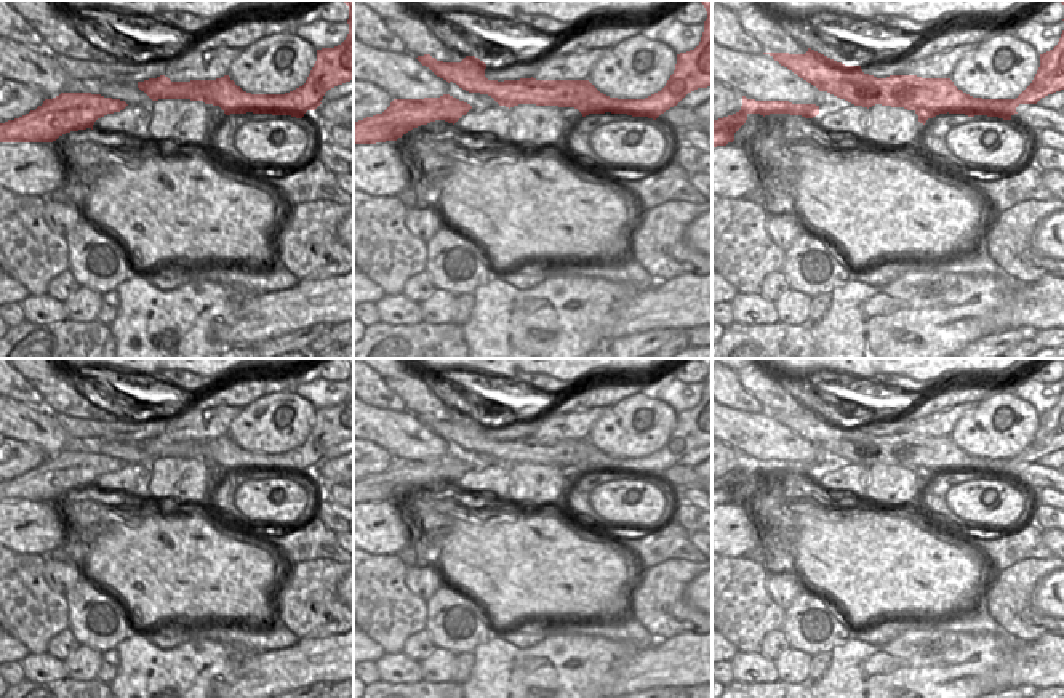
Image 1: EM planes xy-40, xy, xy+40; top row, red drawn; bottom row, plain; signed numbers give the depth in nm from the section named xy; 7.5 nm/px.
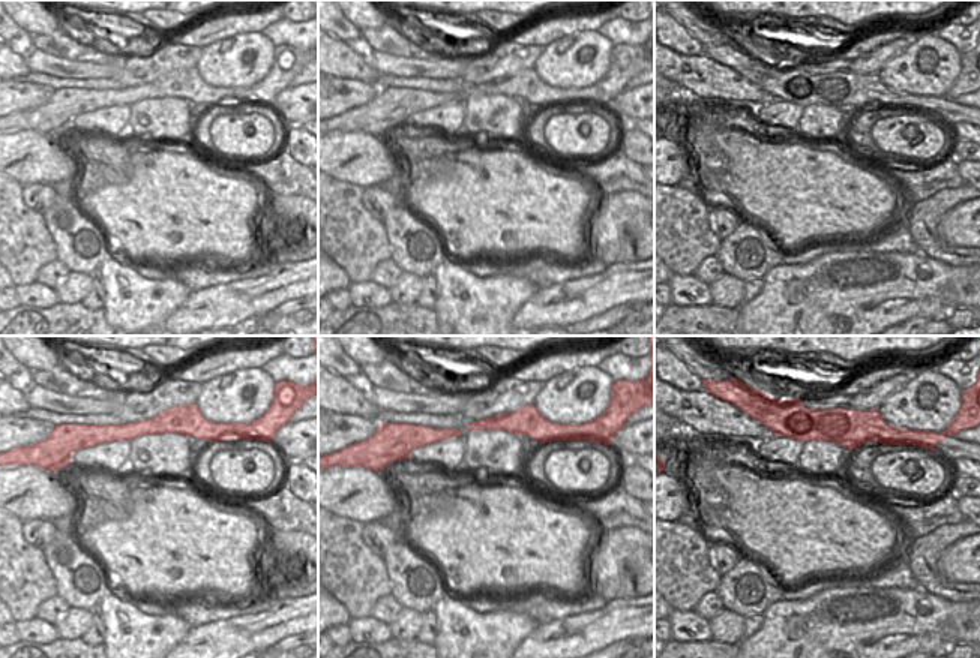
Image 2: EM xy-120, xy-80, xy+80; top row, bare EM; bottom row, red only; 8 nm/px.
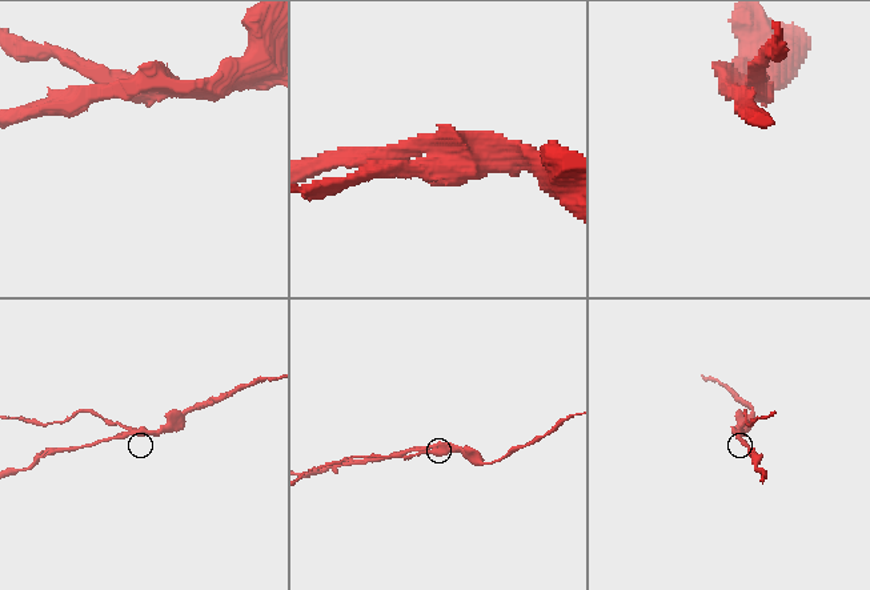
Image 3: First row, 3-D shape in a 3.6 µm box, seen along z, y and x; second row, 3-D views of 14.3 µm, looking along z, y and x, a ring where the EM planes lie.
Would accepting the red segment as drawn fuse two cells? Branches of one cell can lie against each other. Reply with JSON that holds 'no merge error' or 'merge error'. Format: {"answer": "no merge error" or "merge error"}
{"answer": "merge error"}

